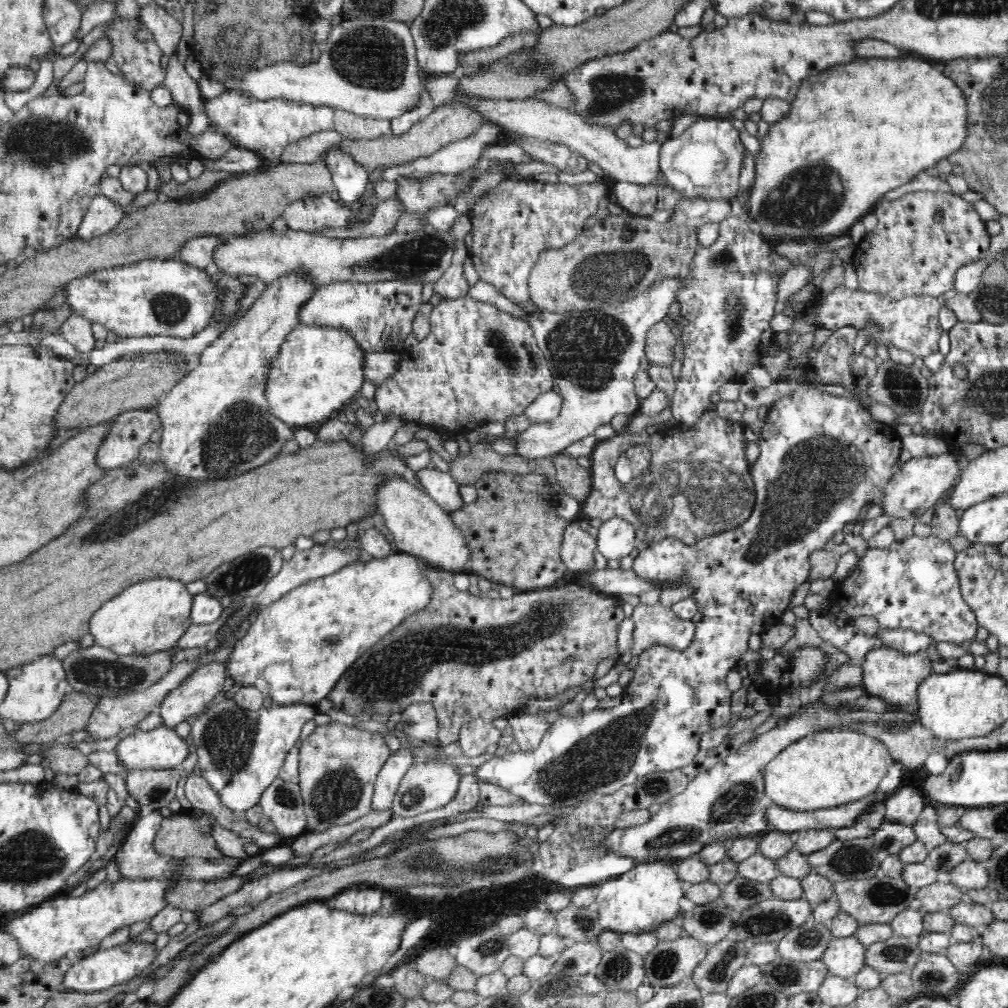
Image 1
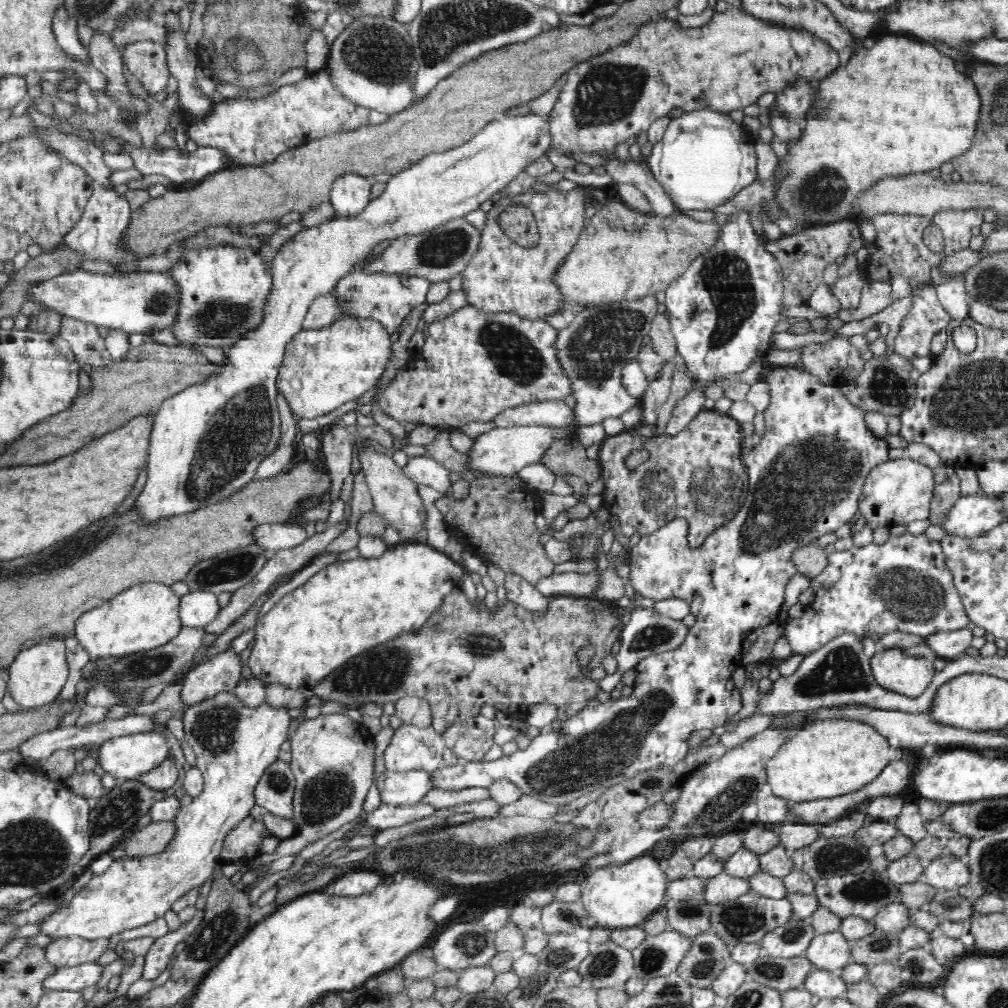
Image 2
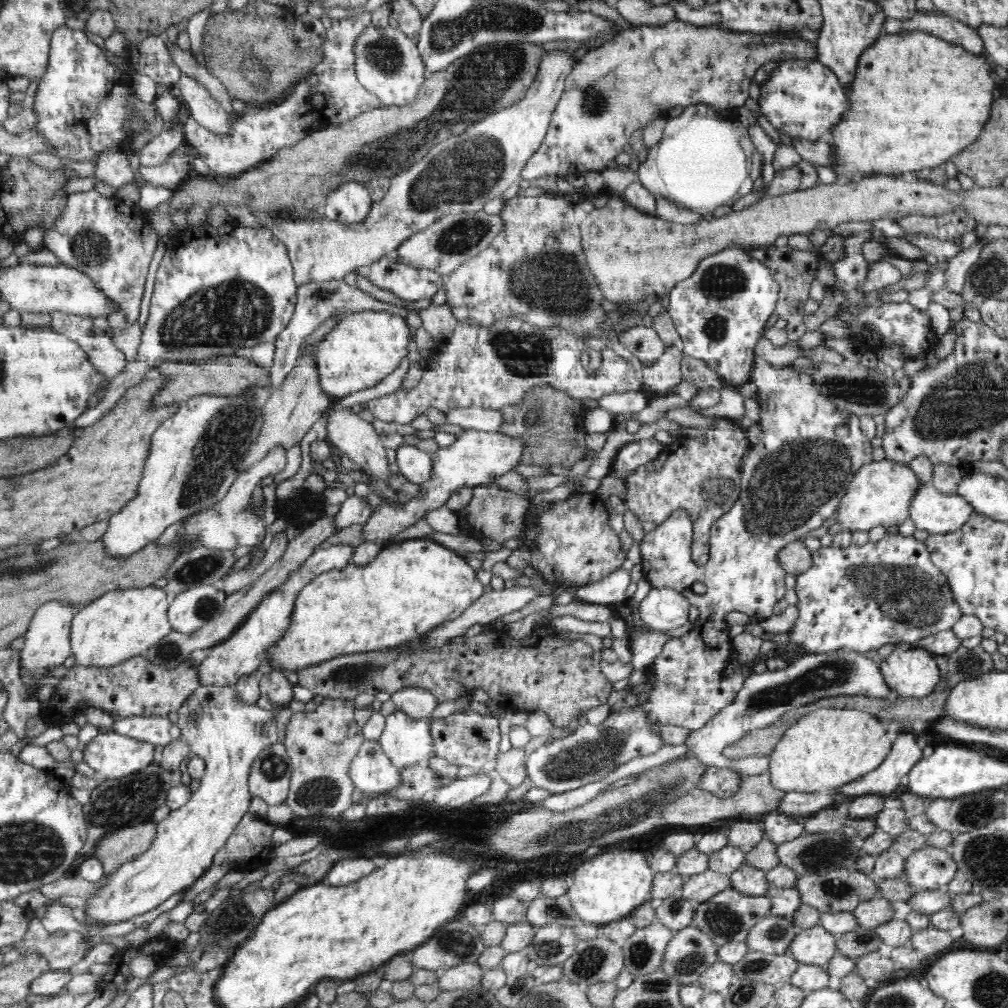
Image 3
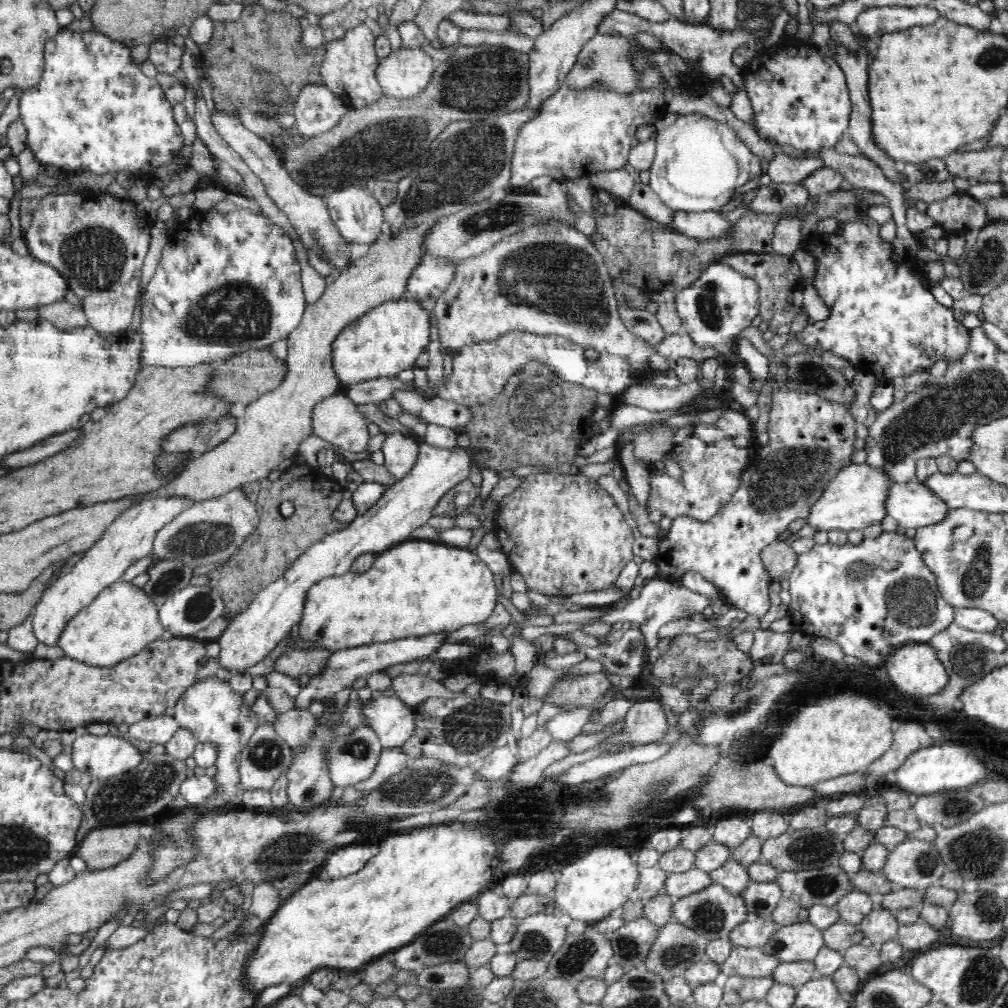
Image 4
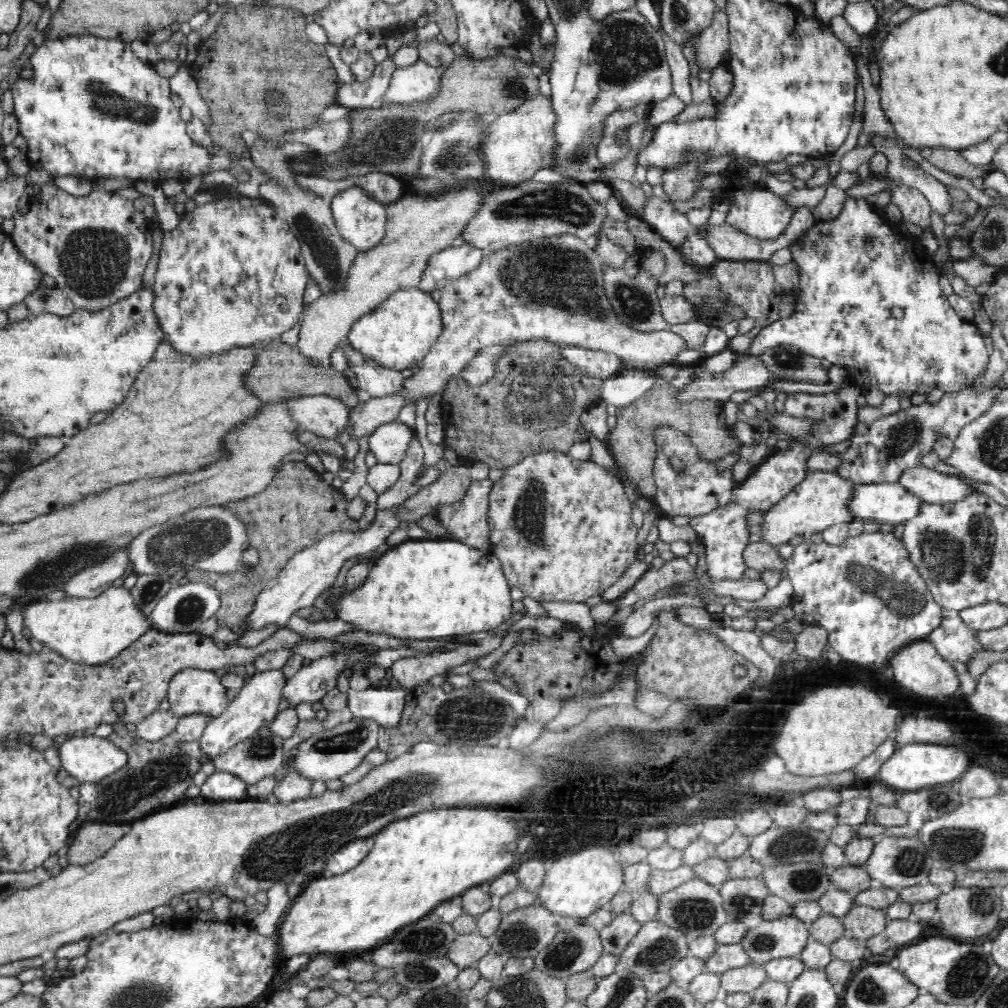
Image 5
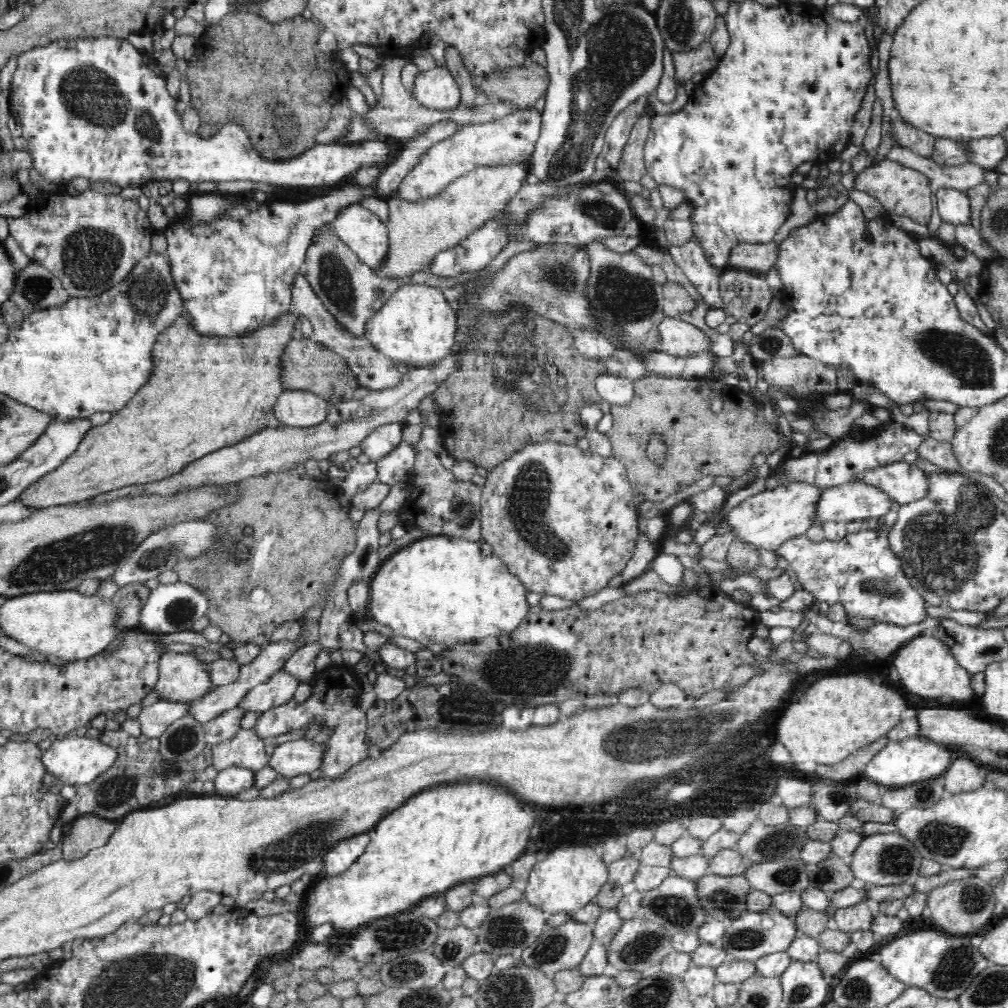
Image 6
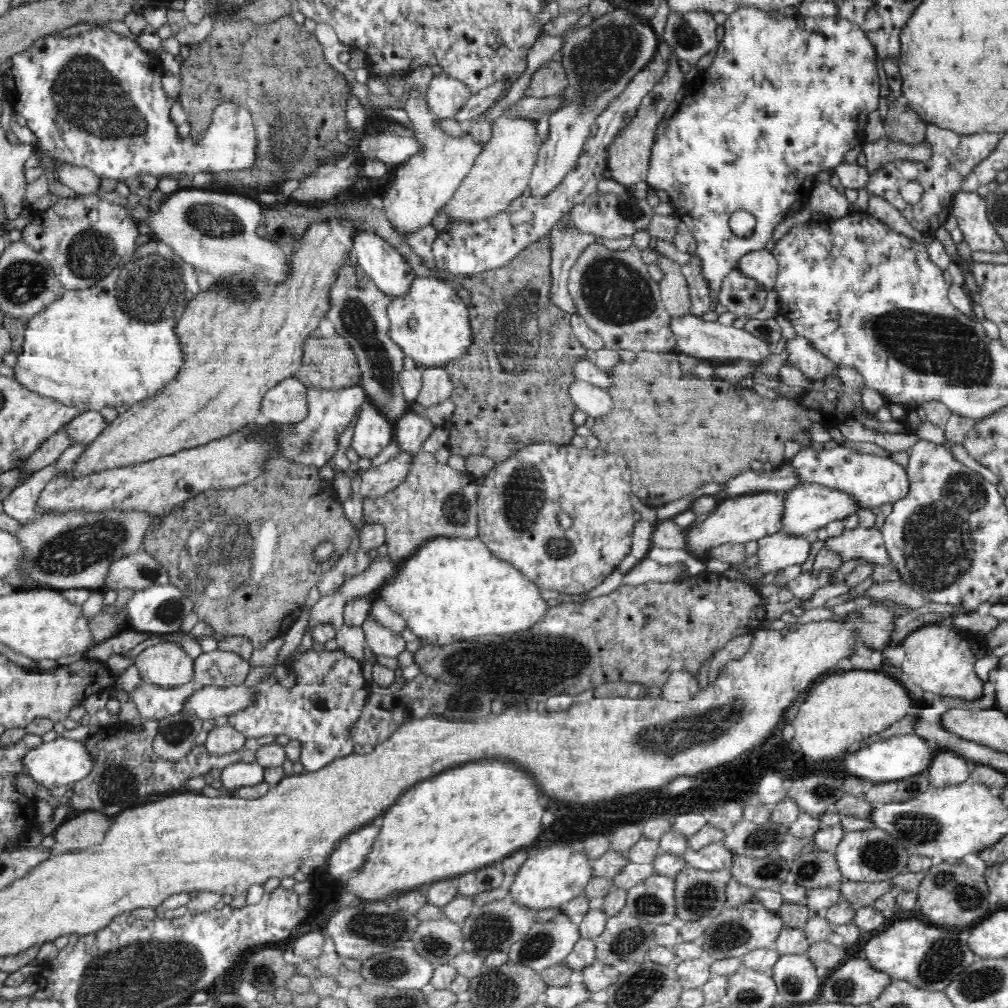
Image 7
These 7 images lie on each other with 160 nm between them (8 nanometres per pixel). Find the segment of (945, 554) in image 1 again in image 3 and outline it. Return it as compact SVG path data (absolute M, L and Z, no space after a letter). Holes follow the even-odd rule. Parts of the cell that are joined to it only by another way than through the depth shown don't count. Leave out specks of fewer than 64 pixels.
M886 534L877 542L850 543L847 548L833 545L811 552L811 565L796 575L794 590L798 595L796 624L788 633L793 645L811 653L836 652L840 648L865 654L888 644L916 645L919 640L952 629L962 614L950 591L945 574L932 564L924 543L913 536Z

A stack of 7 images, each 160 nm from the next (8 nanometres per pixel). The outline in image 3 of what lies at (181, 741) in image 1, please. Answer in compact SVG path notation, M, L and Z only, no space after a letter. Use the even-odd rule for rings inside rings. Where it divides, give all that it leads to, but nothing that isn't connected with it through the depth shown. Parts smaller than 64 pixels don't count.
M107 729L97 734L84 748L82 761L104 779L122 779L152 764L158 749Z

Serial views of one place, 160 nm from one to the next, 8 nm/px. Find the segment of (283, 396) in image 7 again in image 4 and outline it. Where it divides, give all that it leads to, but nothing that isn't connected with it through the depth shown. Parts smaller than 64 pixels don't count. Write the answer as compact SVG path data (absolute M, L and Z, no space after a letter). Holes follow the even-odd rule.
M335 393L319 401L312 410L313 435L332 443L339 453L365 455L370 435L356 404Z

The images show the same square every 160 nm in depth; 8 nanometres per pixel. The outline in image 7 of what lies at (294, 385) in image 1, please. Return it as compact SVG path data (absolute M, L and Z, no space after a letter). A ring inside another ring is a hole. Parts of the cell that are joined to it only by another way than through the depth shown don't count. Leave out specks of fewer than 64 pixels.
M416 278L406 297L391 300L391 338L421 368L442 367L462 357L473 344L471 310L455 285L438 278Z

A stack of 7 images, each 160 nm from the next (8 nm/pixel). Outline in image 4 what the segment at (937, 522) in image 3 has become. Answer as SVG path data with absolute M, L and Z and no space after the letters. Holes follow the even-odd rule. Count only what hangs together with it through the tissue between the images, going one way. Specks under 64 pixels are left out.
M913 480L908 483L888 483L885 488L885 497L883 498L885 514L894 518L898 526L904 528L920 528L924 525L929 525L940 520L948 506L932 494L927 488L919 481Z

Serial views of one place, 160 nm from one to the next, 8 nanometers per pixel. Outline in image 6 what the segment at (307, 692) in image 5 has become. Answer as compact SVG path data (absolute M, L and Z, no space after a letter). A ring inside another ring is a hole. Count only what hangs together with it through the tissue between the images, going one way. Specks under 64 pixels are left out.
M286 669L279 670L267 681L249 688L235 708L248 714L248 712L264 712L276 705L284 704L293 698L301 681Z

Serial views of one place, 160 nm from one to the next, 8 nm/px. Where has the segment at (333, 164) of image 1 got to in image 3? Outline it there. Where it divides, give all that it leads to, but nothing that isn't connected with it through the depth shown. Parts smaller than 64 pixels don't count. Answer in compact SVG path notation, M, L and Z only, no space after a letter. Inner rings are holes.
M352 181L330 192L322 211L326 219L352 226L362 224L368 218L372 204L367 187Z

